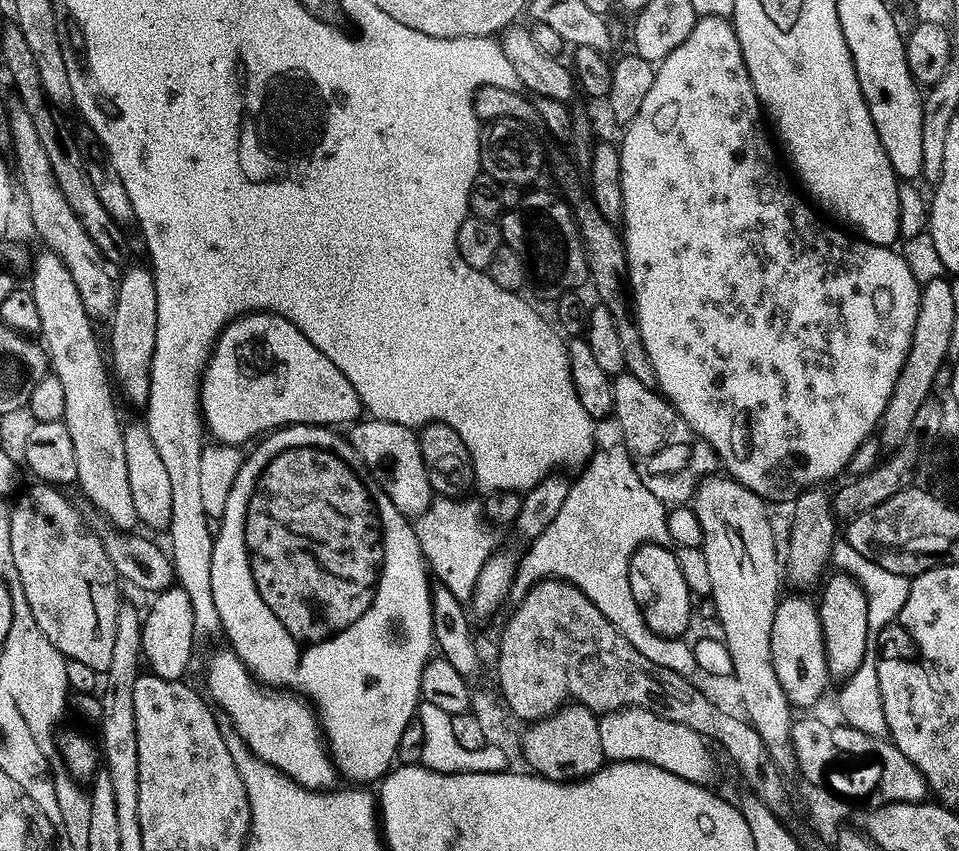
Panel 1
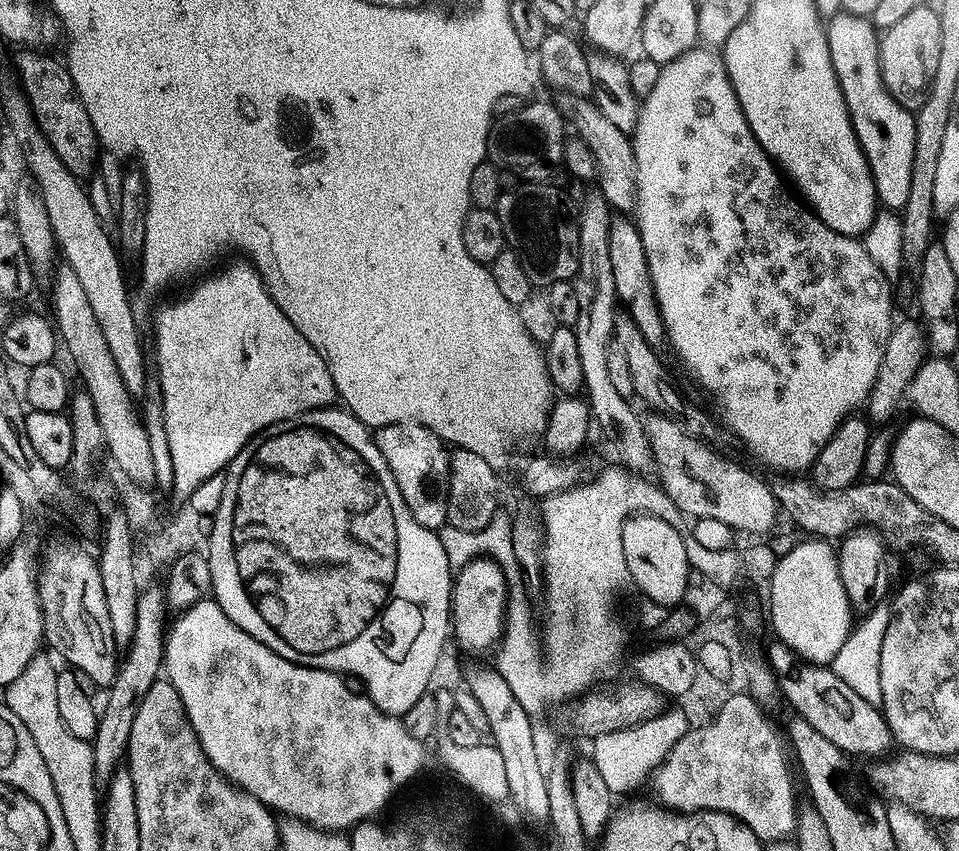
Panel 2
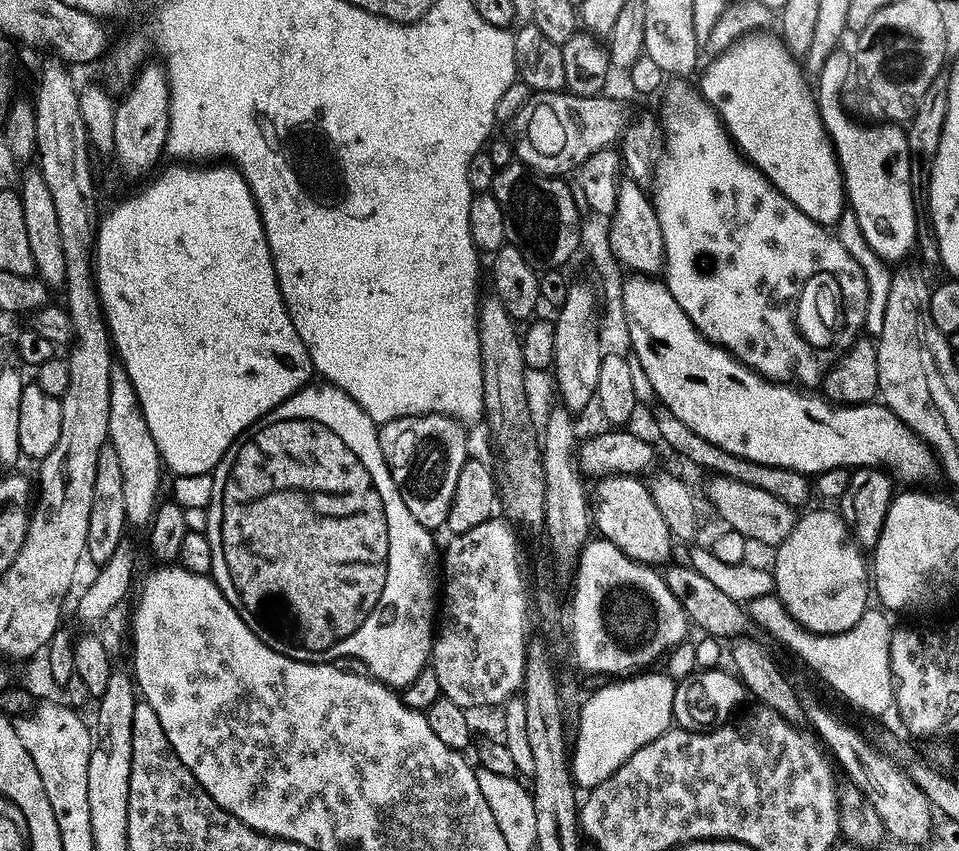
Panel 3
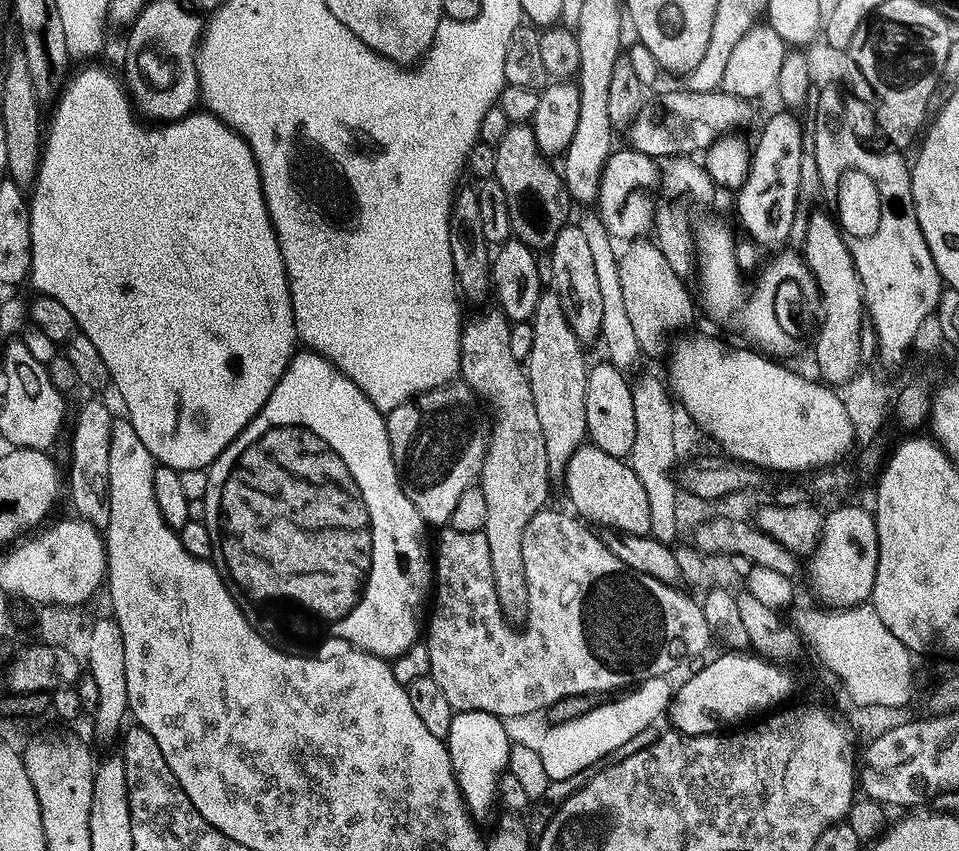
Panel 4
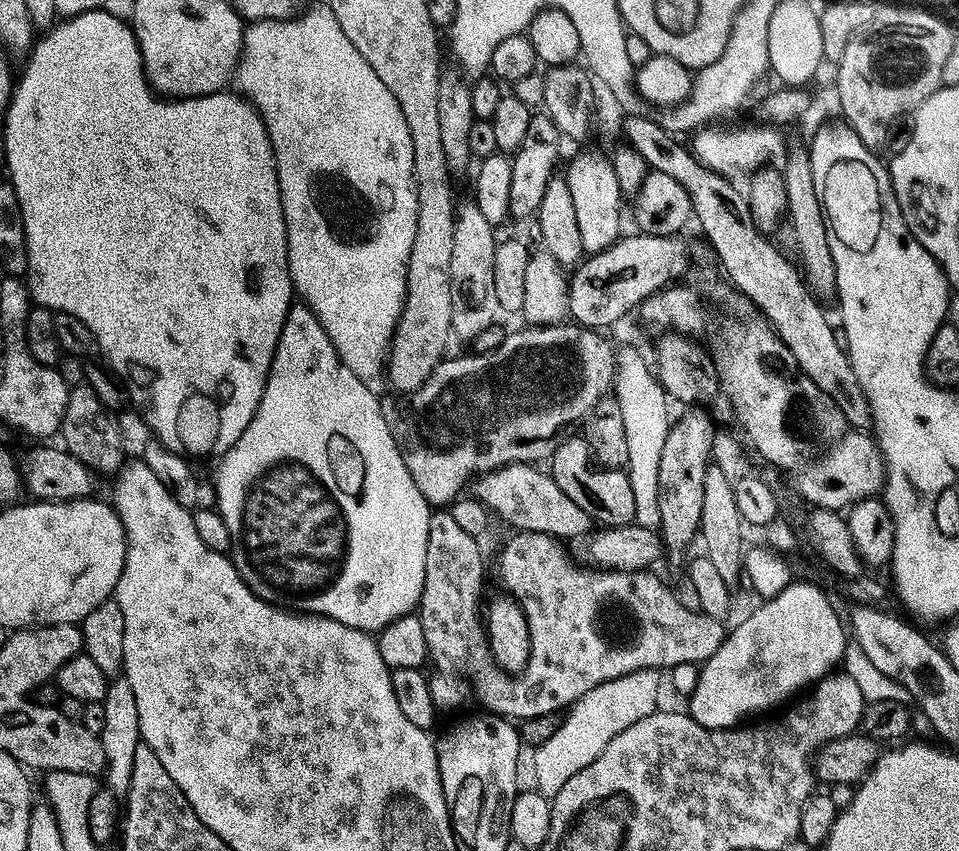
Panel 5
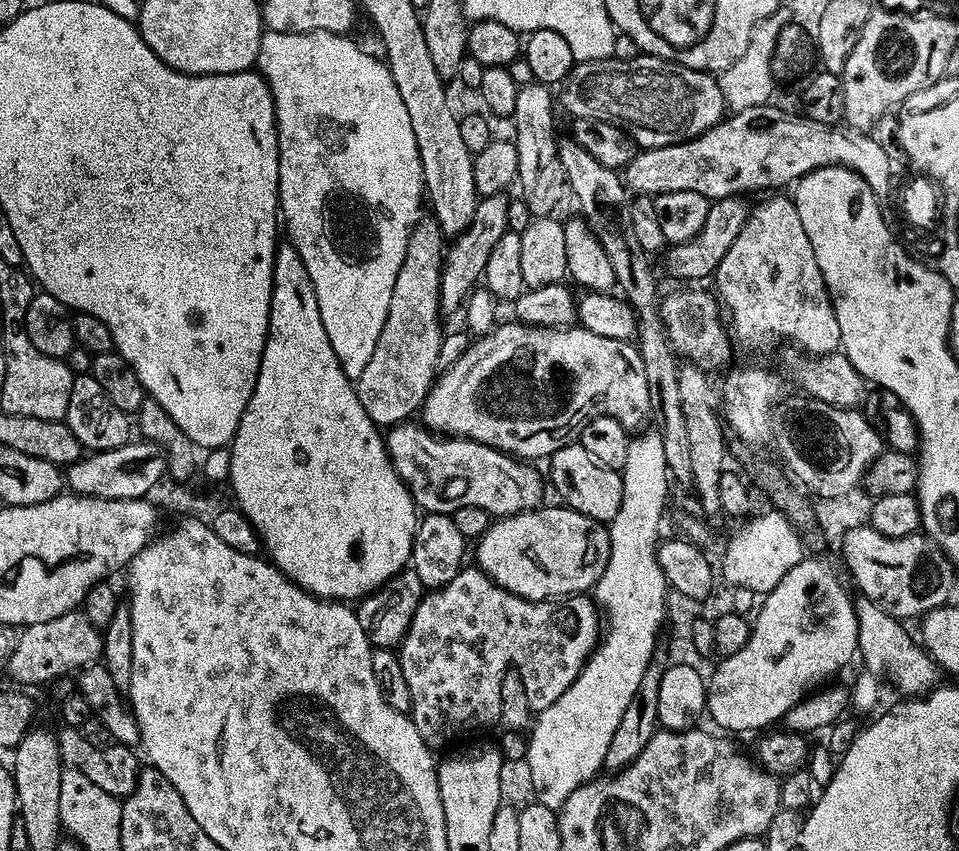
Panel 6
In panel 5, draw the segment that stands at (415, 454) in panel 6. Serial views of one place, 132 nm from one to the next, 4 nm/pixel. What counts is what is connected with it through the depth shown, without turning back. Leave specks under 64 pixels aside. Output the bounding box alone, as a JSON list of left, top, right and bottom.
[474,462,594,542]

